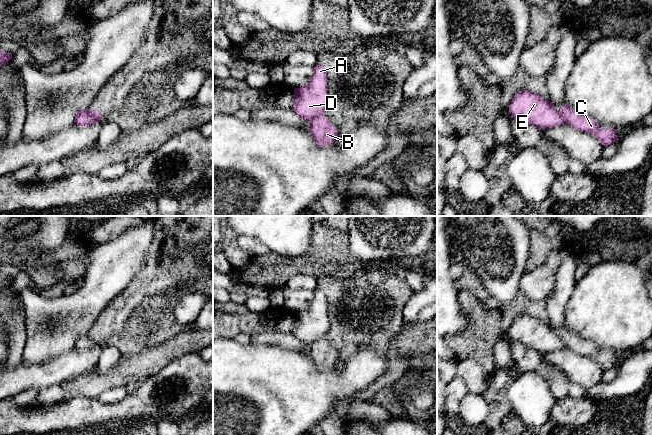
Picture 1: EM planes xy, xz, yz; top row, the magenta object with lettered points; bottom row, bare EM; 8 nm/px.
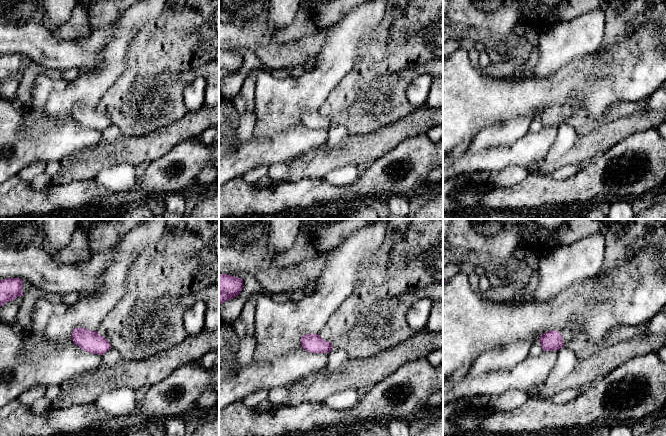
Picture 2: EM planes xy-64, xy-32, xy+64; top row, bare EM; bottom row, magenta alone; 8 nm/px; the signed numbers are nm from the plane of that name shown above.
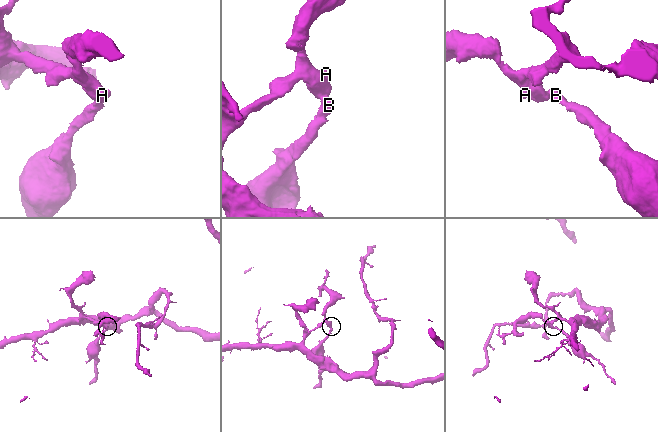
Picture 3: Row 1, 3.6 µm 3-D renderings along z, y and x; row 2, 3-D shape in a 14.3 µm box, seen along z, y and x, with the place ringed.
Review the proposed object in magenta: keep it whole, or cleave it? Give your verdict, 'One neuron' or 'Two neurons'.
One neuron

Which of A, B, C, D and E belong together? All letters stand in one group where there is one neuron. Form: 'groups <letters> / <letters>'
groups A B C D E

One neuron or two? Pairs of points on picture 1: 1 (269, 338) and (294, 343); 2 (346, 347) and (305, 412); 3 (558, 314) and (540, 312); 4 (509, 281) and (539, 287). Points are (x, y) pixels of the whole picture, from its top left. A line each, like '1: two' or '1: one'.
1: one
2: two
3: two
4: two

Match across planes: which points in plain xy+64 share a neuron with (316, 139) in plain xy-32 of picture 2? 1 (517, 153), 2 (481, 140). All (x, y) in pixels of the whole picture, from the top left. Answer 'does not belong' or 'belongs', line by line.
1: belongs
2: does not belong

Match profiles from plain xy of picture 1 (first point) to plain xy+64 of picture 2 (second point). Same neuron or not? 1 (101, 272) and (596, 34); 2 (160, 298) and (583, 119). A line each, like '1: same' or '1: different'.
1: same
2: same

